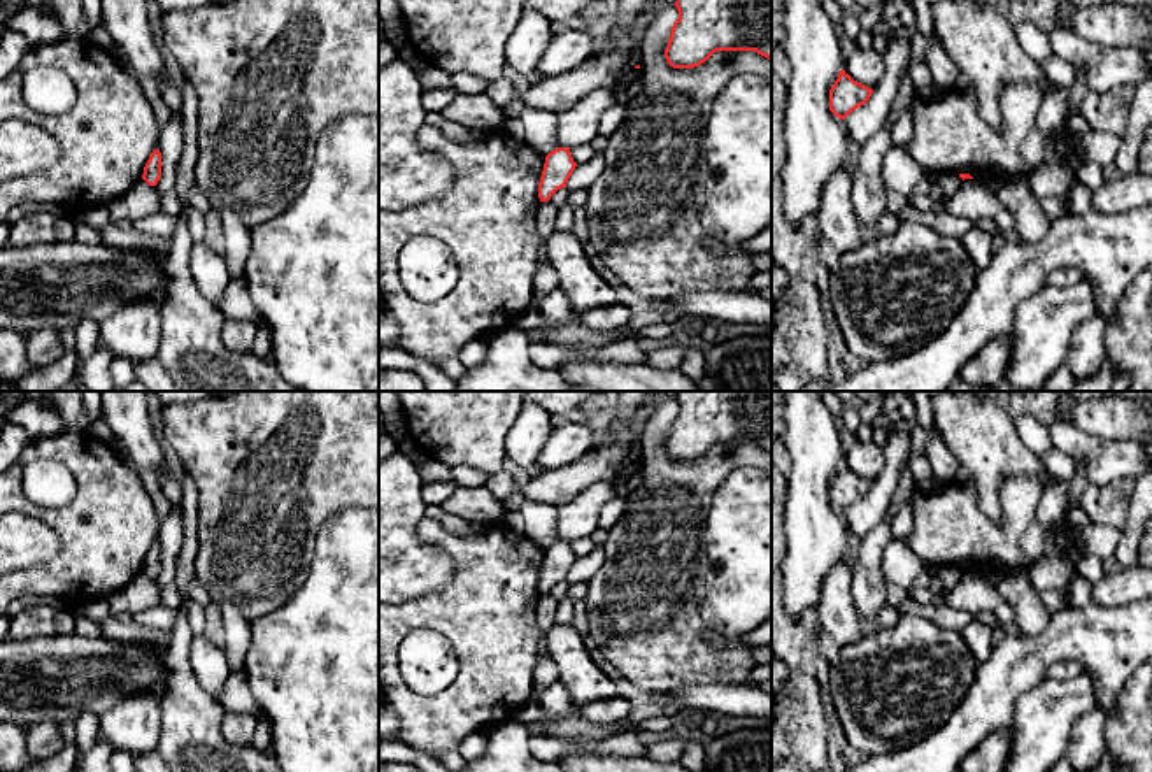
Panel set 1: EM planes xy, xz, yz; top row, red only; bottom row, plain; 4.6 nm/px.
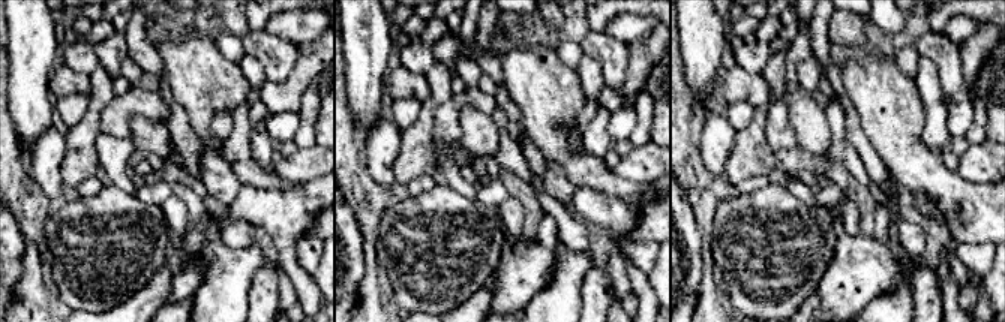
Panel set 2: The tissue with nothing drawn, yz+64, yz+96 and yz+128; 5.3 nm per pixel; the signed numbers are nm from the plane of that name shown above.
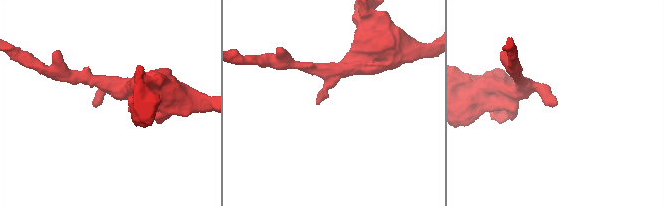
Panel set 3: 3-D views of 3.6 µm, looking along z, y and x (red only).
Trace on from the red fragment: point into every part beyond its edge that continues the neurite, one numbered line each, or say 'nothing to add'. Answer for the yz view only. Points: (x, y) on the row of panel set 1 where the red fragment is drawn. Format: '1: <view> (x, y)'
nothing to add

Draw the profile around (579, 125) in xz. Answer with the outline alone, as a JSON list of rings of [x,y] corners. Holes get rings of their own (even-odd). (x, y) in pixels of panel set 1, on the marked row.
[[[598,89],[556,119],[559,147],[582,146],[598,135],[598,125],[607,109],[615,104],[614,89]]]

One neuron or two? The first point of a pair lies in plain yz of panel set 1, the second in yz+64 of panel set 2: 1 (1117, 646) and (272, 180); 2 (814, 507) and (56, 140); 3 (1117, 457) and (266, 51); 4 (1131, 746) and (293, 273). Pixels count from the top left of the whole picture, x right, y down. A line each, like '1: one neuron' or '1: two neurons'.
1: two neurons
2: two neurons
3: one neuron
4: two neurons

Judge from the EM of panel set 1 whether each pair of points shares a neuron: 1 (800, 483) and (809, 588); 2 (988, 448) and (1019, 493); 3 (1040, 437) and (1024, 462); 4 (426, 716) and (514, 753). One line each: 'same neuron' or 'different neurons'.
1: same neuron
2: different neurons
3: different neurons
4: different neurons

